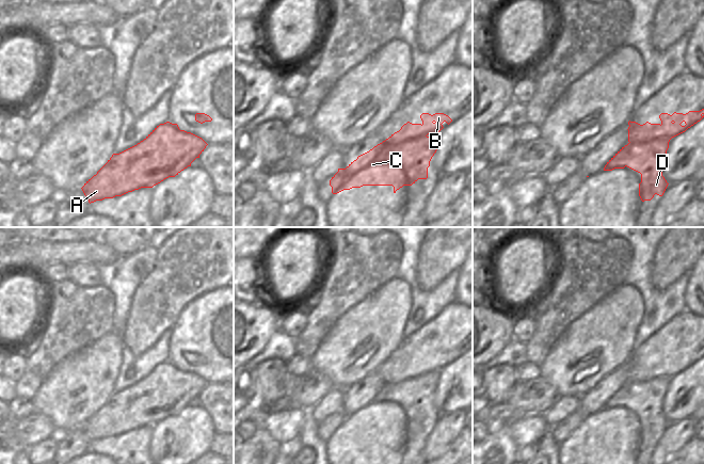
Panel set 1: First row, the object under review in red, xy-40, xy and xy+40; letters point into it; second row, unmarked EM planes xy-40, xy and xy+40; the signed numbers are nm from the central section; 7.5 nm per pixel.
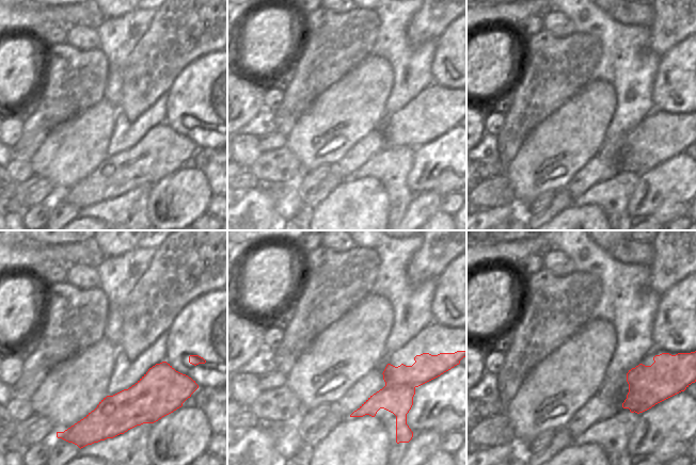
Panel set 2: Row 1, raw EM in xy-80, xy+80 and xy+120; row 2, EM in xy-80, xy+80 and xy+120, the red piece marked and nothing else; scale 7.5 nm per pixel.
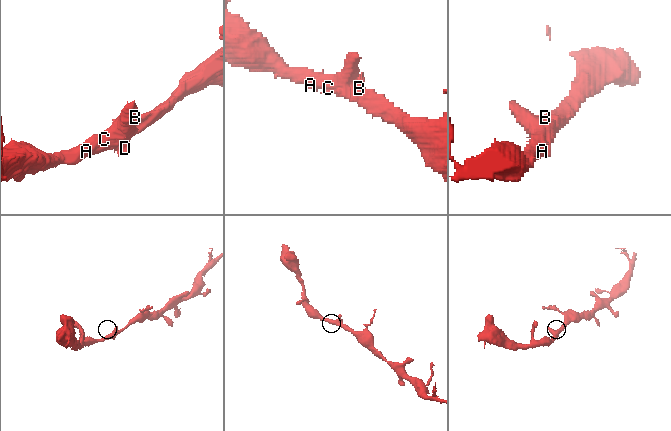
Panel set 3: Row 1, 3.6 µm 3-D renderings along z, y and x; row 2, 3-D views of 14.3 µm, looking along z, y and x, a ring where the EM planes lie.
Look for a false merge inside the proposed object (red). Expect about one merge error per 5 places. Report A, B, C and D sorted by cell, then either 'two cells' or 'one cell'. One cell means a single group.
A B C D; one cell

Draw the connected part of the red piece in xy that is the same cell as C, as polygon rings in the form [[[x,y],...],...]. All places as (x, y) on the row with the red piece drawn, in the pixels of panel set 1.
[[[422,113],[420,118],[422,121],[421,124],[412,124],[407,122],[399,131],[391,134],[388,139],[378,144],[369,151],[358,156],[357,159],[351,162],[346,169],[338,169],[338,172],[330,180],[332,193],[337,194],[343,190],[361,188],[363,186],[393,186],[394,193],[396,193],[396,191],[403,186],[412,186],[418,179],[427,179],[430,161],[438,148],[438,140],[433,135],[444,128],[442,125],[444,122],[449,125],[452,119],[444,113],[435,113],[433,115]]]

